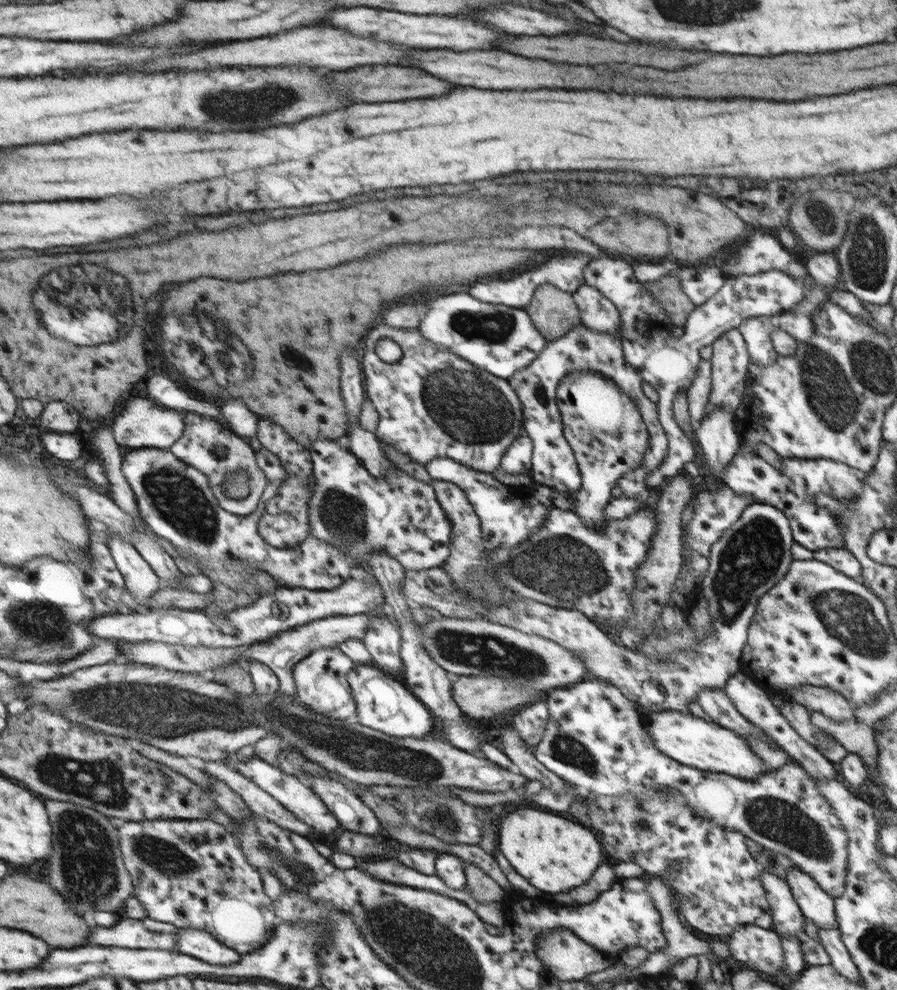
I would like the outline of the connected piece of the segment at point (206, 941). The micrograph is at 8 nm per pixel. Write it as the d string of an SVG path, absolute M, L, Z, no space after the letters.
M180 928L177 948L182 954L215 966L232 966L234 962L240 962L242 956L218 941L210 931L196 928Z

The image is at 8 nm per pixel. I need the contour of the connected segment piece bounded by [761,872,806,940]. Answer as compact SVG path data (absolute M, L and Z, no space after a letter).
M768 872L761 873L762 886L766 892L766 900L770 904L774 923L770 929L780 936L797 936L804 940L803 916L789 892L786 882Z

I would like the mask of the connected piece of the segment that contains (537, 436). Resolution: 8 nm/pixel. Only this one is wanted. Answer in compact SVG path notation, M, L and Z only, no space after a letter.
M582 323L571 328L563 336L547 341L529 366L525 366L509 378L511 388L518 392L518 400L522 404L522 428L532 444L529 476L533 483L549 486L559 492L574 492L580 487L580 474L573 451L563 438L561 416L555 406L555 391L560 379L566 374L584 368L613 380L631 401L639 404L639 415L645 423L649 443L643 453L643 460L638 464L639 468L635 470L637 492L640 492L636 496L645 501L655 489L645 484L645 476L661 466L660 462L667 452L667 436L657 420L656 404L643 395L642 376L625 362L620 339L604 332L589 330Z

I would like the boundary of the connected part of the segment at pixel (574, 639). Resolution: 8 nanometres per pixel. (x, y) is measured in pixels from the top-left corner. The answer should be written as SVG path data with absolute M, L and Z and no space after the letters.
M751 503L743 509L739 518L729 528L726 528L711 546L707 556L708 567L699 584L699 592L707 600L709 607L709 616L711 616L711 624L713 625L711 636L713 637L700 636L700 642L694 648L688 648L686 652L674 652L672 656L660 656L656 660L651 660L638 651L616 645L603 634L594 621L575 609L555 608L548 604L531 599L521 599L520 597L515 597L512 602L505 602L505 608L503 608L503 604L488 606L488 604L470 600L464 592L454 588L441 566L425 570L411 569L406 571L405 578L402 580L402 593L412 605L421 607L427 605L429 608L438 610L438 614L443 617L487 619L527 634L544 636L560 647L575 653L584 662L589 677L614 685L627 698L632 698L639 706L643 706L648 713L651 711L671 712L676 710L685 714L689 712L687 704L696 701L698 692L703 691L703 689L723 688L727 680L738 672L741 649L746 643L747 627L755 612L755 605L759 597L773 587L775 583L778 583L788 571L787 568L790 568L789 562L792 560L789 556L789 548L791 548L793 540L791 540L789 525L787 517L773 505Z

